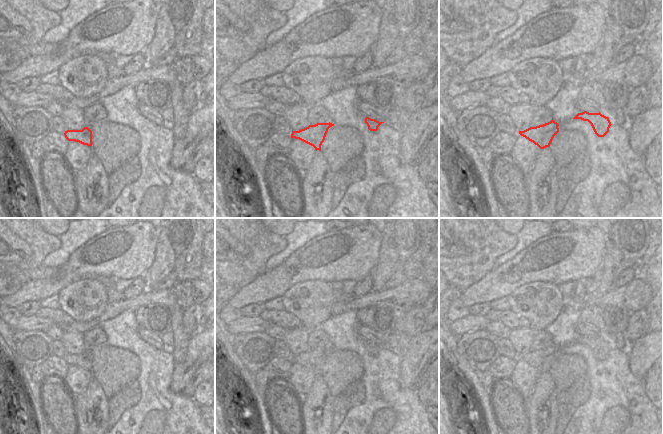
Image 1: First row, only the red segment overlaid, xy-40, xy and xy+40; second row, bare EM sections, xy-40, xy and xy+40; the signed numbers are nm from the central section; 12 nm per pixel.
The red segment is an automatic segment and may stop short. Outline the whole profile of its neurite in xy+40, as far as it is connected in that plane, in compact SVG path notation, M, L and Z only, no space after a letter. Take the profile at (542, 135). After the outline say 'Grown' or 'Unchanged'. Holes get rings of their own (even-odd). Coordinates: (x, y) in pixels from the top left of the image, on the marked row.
M552 118L548 123L519 131L519 134L533 142L540 149L544 149L550 146L554 136L559 132L558 126L559 124Z. Unchanged.

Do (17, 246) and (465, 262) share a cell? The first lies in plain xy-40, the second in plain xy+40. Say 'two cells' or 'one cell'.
two cells

